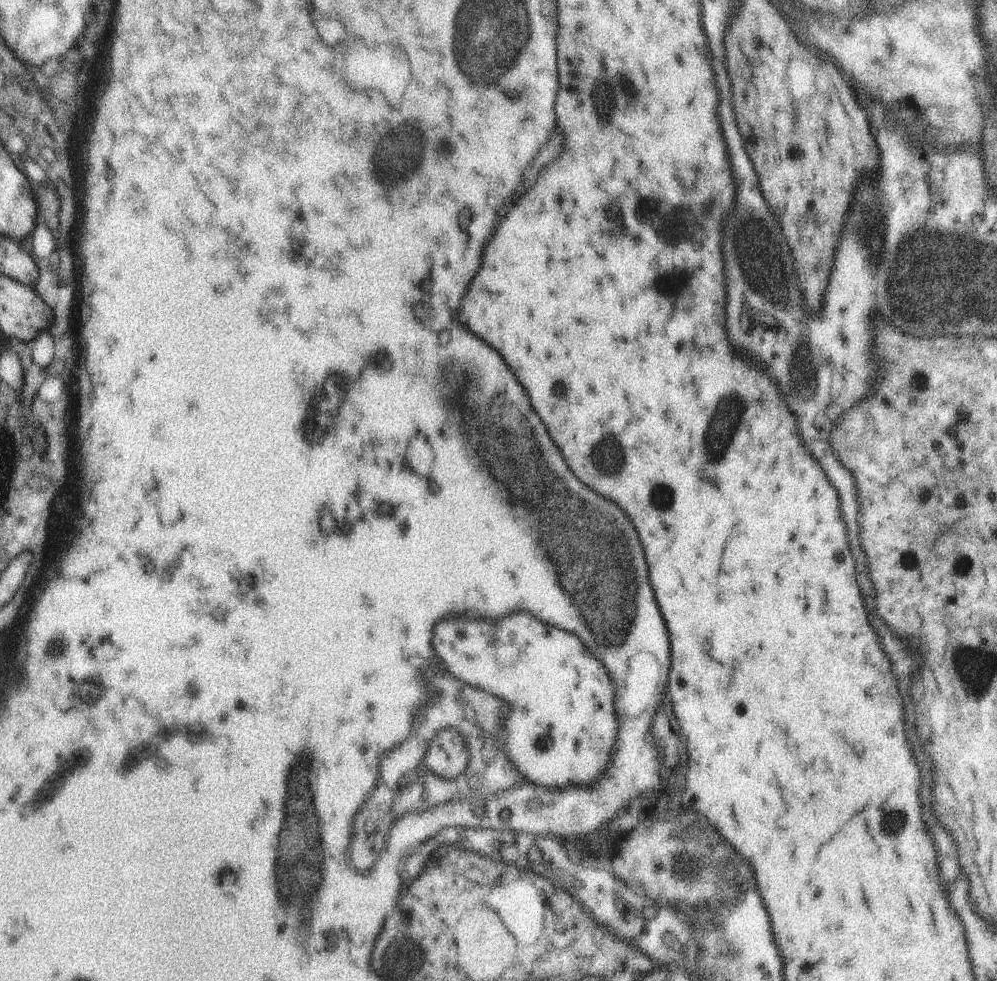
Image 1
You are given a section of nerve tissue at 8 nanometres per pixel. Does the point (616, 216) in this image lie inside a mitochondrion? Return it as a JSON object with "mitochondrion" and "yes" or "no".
{"mitochondrion":"no"}

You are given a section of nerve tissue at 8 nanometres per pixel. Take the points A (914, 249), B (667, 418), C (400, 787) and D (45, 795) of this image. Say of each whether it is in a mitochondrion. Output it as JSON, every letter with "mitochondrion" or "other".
{"A":"mitochondrion","B":"other","C":"other","D":"other"}

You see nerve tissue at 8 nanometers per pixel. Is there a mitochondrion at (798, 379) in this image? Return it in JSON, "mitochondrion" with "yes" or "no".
{"mitochondrion":"yes"}

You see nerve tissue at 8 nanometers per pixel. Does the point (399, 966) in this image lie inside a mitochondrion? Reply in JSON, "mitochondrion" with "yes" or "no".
{"mitochondrion":"yes"}

